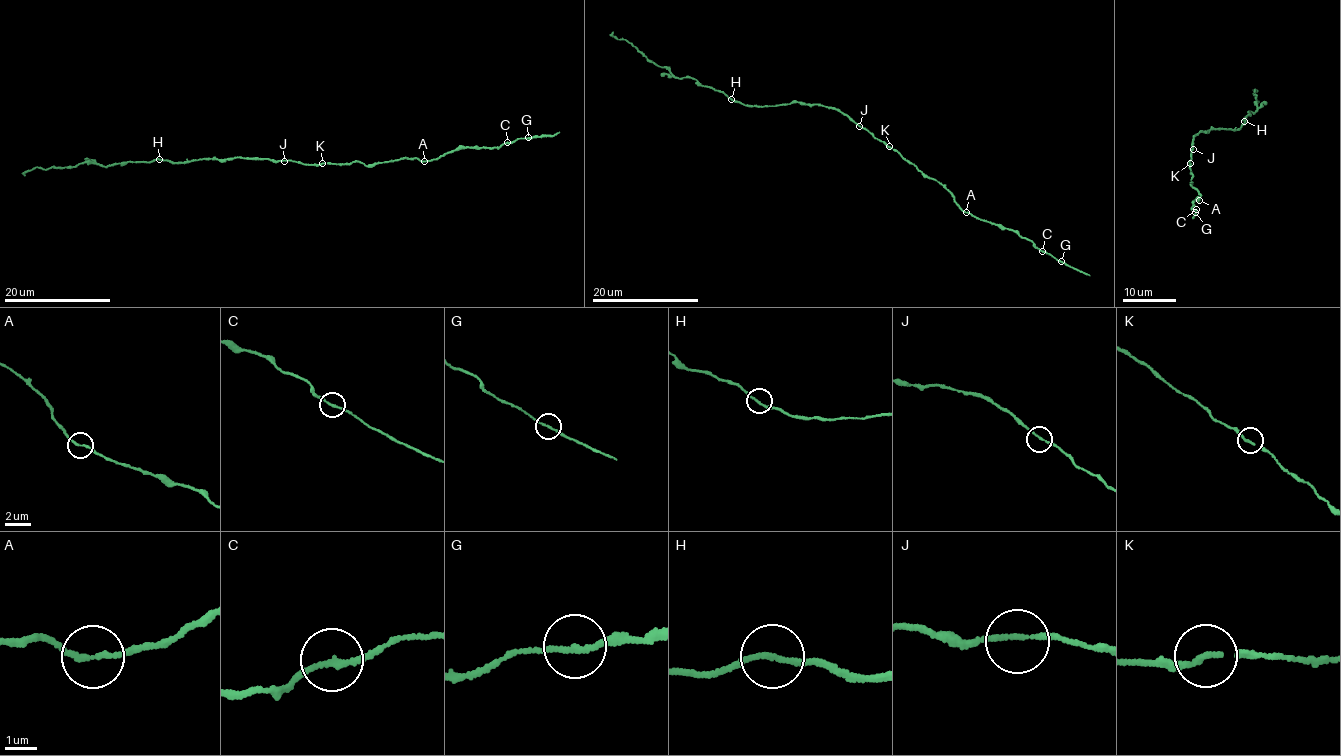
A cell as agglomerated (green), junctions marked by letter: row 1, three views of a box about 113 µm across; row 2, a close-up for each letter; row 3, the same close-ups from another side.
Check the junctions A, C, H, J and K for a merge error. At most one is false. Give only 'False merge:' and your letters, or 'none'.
False merge: none

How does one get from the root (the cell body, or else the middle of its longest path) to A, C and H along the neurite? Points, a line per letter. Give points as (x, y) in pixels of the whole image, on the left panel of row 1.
A: (283, 159), (317, 165), (358, 161), (372, 166), (414, 157), (424, 161)
C: (283, 159), (317, 165), (358, 161), (372, 166), (414, 157), (426, 162), (461, 148), (500, 147), (507, 142)
H: (283, 159), (235, 156), (177, 162), (159, 159)

